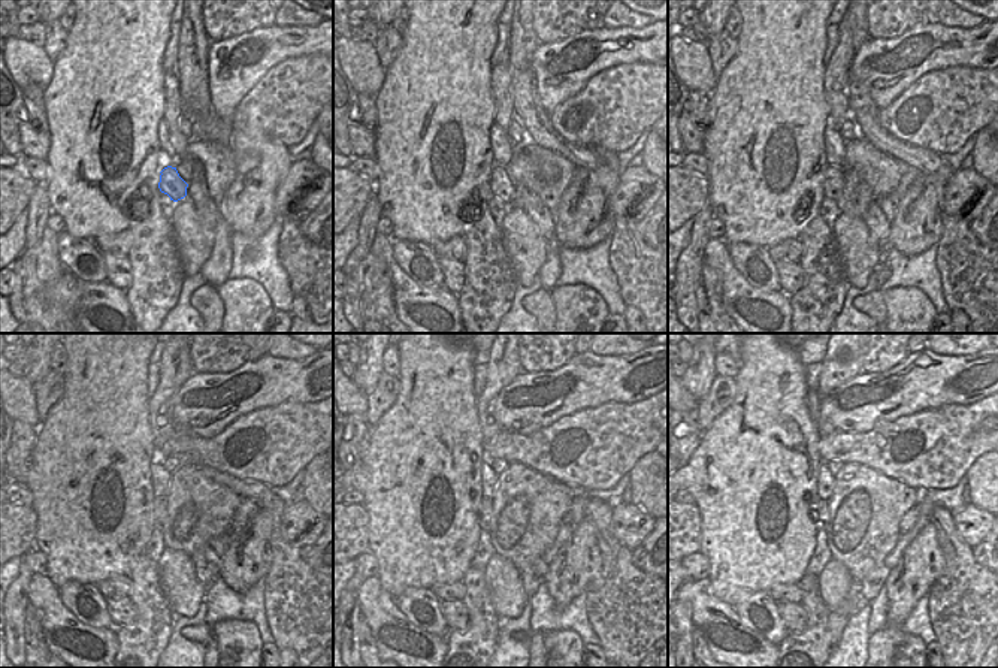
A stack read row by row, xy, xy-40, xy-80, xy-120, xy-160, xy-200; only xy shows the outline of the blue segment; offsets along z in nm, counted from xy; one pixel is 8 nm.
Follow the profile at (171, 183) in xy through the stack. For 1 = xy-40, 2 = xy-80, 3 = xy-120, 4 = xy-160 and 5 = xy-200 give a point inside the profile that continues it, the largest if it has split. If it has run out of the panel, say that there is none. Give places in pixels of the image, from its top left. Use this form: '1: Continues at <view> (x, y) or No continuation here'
1: Continues at xy-40 (501, 184)
2: Continues at xy-80 (834, 181)
3: Continues at xy-120 (160, 513)
4: Continues at xy-160 (486, 508)
5: Continues at xy-200 (819, 514)

